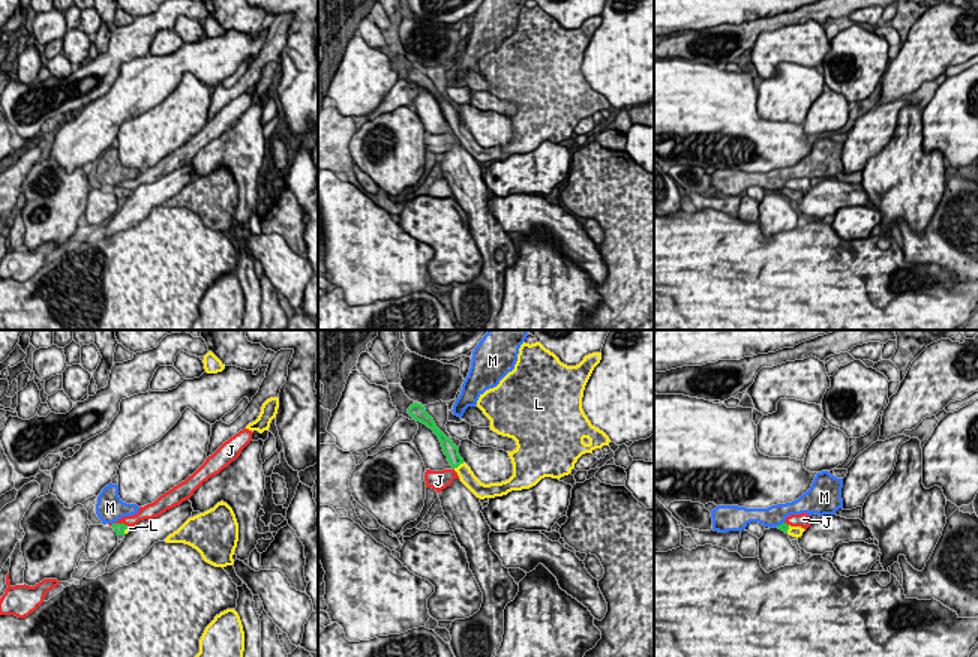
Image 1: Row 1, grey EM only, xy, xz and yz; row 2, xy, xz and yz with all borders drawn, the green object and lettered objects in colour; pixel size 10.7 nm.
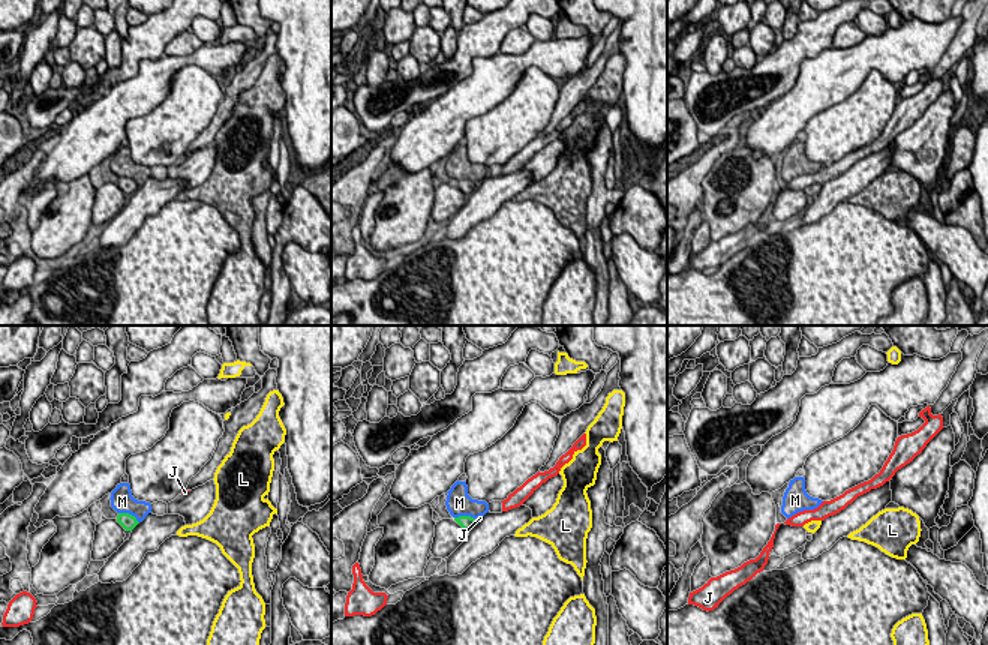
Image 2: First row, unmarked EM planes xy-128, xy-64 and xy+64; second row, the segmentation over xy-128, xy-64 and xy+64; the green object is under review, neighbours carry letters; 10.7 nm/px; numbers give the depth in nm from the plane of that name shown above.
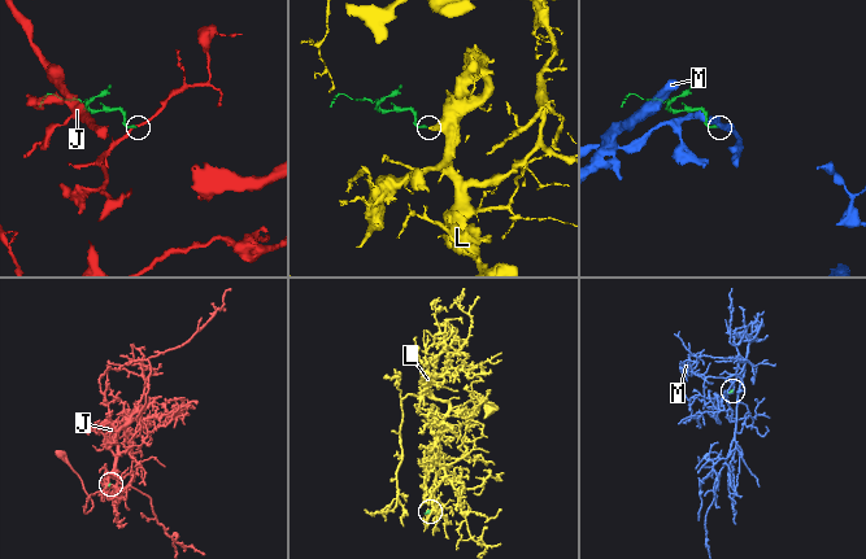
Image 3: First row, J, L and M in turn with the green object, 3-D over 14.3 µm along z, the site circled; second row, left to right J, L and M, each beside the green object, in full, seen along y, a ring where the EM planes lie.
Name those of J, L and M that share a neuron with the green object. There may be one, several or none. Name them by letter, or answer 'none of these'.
L

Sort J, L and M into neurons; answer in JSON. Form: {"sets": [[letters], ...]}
{"sets": [["J"], ["L"], ["M"]]}

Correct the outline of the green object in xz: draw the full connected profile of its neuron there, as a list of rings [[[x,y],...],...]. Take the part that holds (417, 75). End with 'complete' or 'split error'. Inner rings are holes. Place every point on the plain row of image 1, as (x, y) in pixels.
[[[524,6],[514,33],[496,51],[480,58],[477,70],[490,84],[490,94],[513,102],[518,110],[513,116],[507,116],[513,128],[513,140],[501,147],[482,147],[460,122],[459,112],[436,92],[422,68],[414,66],[408,78],[434,94],[460,146],[477,162],[495,162],[512,154],[530,153],[544,141],[560,144],[568,140],[582,118],[609,110],[609,100],[592,90],[582,74],[585,50],[600,24],[602,16],[592,16],[585,20],[579,28],[567,30],[540,6],[531,9]]]; split error

